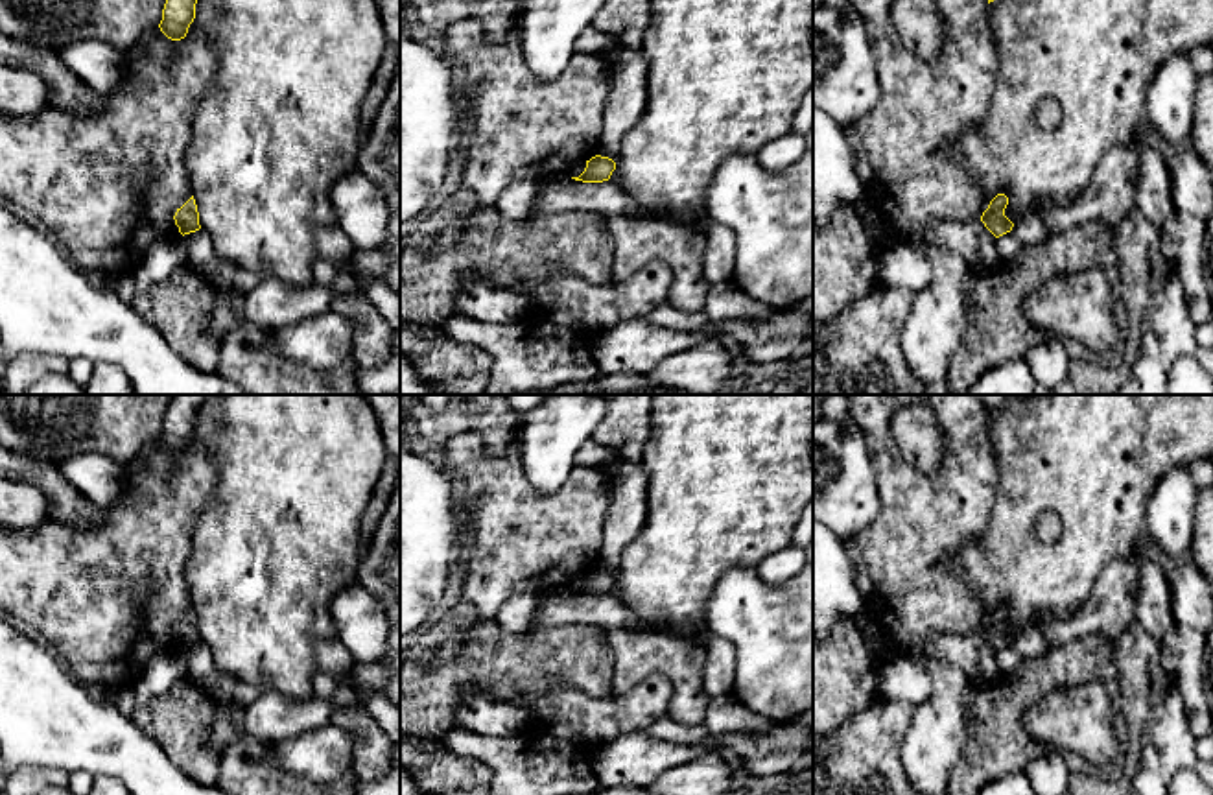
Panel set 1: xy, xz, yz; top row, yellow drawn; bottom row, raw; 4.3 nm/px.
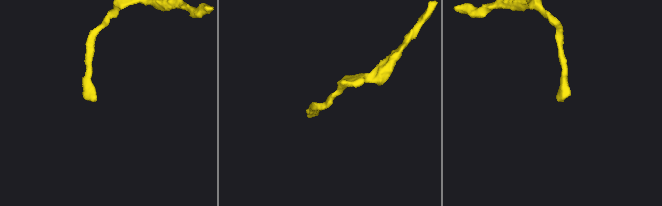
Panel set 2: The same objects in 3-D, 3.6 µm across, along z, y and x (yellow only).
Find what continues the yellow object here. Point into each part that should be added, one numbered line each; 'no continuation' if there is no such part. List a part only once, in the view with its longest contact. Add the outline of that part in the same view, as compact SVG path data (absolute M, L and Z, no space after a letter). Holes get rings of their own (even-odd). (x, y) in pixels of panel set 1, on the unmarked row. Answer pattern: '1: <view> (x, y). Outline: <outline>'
no continuation

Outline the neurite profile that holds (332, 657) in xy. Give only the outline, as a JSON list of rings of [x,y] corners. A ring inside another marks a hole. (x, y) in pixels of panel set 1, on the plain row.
[[[321,638],[317,642],[319,673],[343,677],[352,688],[363,688],[352,681],[354,668],[356,668],[354,657],[339,640]]]

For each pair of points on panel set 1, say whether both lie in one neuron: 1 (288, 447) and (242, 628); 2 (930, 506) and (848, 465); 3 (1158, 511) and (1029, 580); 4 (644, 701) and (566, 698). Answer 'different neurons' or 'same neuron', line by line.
1: same neuron
2: different neurons
3: different neurons
4: same neuron

